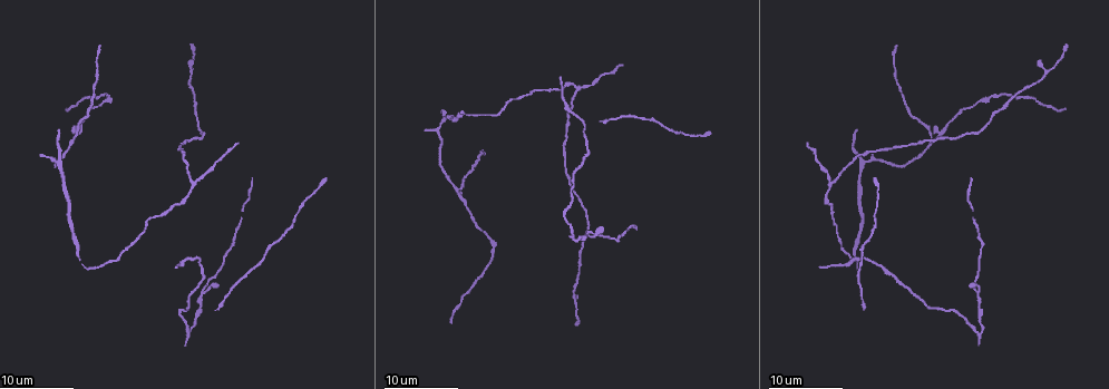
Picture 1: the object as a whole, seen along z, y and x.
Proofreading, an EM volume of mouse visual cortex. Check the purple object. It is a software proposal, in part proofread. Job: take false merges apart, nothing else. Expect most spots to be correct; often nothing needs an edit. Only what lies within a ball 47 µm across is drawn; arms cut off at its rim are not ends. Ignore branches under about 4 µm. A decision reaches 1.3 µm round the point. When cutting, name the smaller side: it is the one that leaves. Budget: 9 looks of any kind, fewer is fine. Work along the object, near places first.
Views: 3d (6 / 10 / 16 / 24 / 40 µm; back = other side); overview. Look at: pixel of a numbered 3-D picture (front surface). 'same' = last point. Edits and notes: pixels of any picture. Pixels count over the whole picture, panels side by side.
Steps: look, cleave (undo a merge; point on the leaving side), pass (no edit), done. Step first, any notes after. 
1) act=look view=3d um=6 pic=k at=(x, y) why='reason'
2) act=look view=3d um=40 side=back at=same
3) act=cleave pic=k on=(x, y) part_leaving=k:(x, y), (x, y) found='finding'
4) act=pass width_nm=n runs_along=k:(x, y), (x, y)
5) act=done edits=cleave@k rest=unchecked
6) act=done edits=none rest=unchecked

act=look view=3d um=24 pic=1 at=(899, 89) why='a narrow waist'

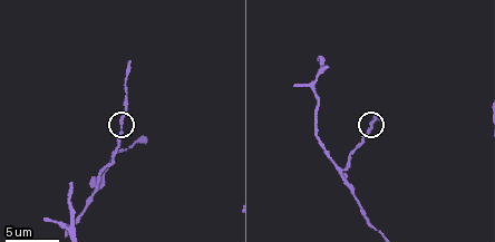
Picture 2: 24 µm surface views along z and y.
act=look view=3d um=10 pic=2 at=(121, 124)

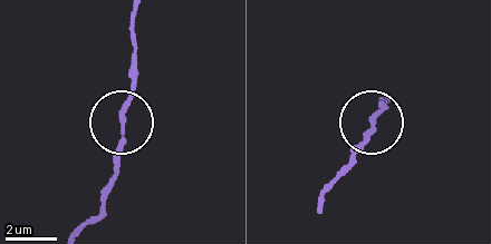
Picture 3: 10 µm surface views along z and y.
act=pass width_nm=180 runs_along=3:(84, 226), (103, 205), (117, 167), (131, 90), (131, 41) found='all the same cell'

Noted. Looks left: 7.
act=look view=3d um=6 pic=2 at=(97, 188) why='three arms meet'

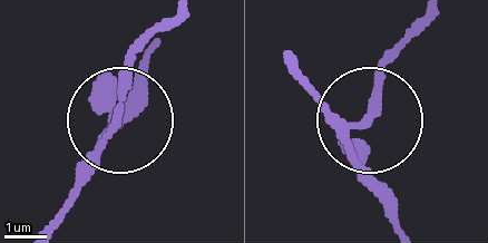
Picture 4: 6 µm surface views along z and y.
act=pass width_nm=230 runs_along=4:(48, 224), (119, 117), (140, 36) found='one cell here'

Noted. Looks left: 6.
act=look view=3d um=16 pic=1 at=(581, 88) why='three arms meet'

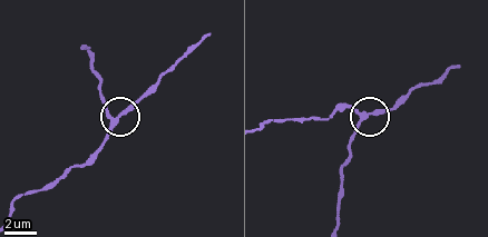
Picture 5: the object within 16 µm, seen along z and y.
act=look view=3d um=10 pic=5 at=(113, 121) why='closer look'

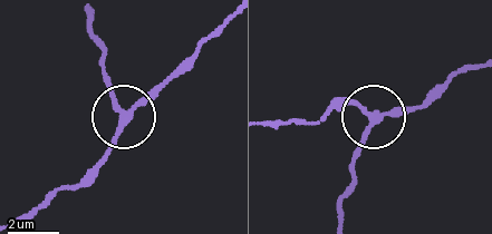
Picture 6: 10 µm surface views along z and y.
act=pass arms=3 found='one cell here'

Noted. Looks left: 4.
act=look view=3d um=24 pic=1 at=(979, 294) why='sudden change in width'

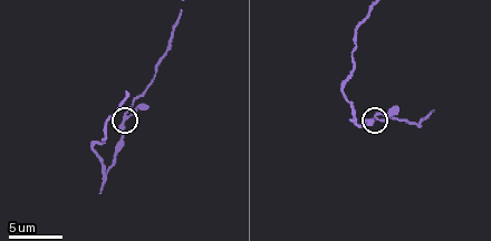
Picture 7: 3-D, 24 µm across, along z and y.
act=look view=3d um=6 pic=7 at=(125, 117) why='closer look'

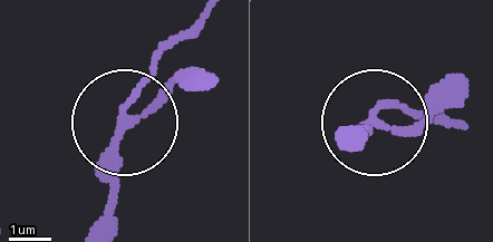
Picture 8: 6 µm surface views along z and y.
act=pass arms=3 runs_along=8:(98, 220), (116, 124), (191, 32) found='one cell here'

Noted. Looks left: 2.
act=done edits=none rest=unchecked

